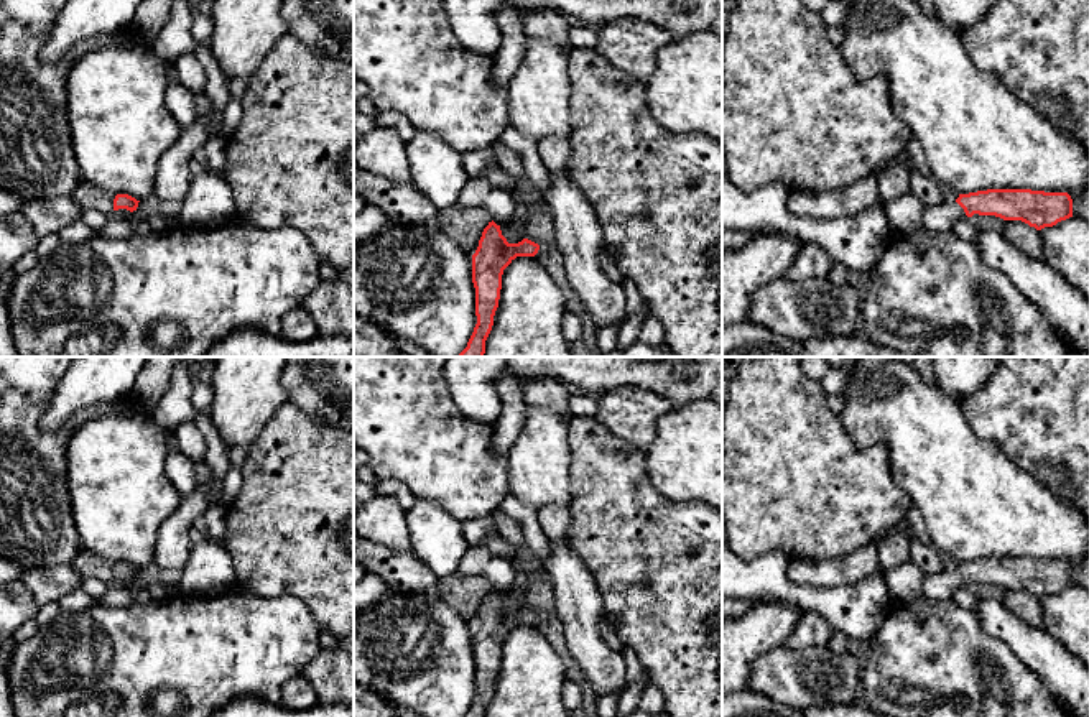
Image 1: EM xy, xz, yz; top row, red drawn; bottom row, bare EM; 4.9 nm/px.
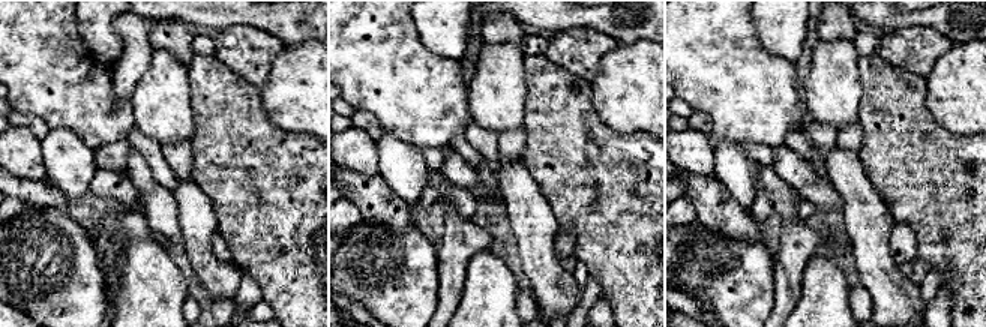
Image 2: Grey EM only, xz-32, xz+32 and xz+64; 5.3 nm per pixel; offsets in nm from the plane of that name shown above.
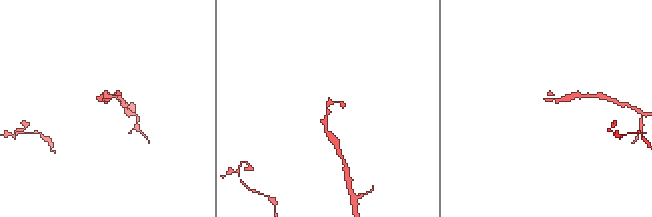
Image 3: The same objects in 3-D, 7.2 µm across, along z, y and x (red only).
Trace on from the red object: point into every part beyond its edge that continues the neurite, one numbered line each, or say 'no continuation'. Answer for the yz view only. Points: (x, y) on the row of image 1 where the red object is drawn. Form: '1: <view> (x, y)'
1: yz (941, 217)

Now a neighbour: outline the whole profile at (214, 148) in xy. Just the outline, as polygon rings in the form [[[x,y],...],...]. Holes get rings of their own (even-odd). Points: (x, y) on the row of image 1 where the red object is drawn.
[[[212,136],[202,146],[209,169],[220,173],[225,166],[225,138]]]

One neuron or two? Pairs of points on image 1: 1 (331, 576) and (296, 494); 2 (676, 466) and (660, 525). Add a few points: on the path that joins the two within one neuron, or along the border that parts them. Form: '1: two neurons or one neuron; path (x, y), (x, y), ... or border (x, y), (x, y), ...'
1: one neuron; path (331, 556), (331, 550), (313, 530), (313, 513)
2: two neurons; border (645, 466), (650, 482), (668, 499), (704, 505)

